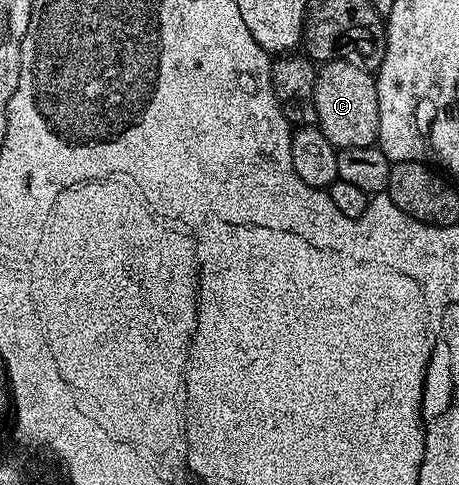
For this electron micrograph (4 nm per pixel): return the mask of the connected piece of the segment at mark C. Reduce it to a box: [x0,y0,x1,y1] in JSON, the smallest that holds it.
[314,60,380,150]

